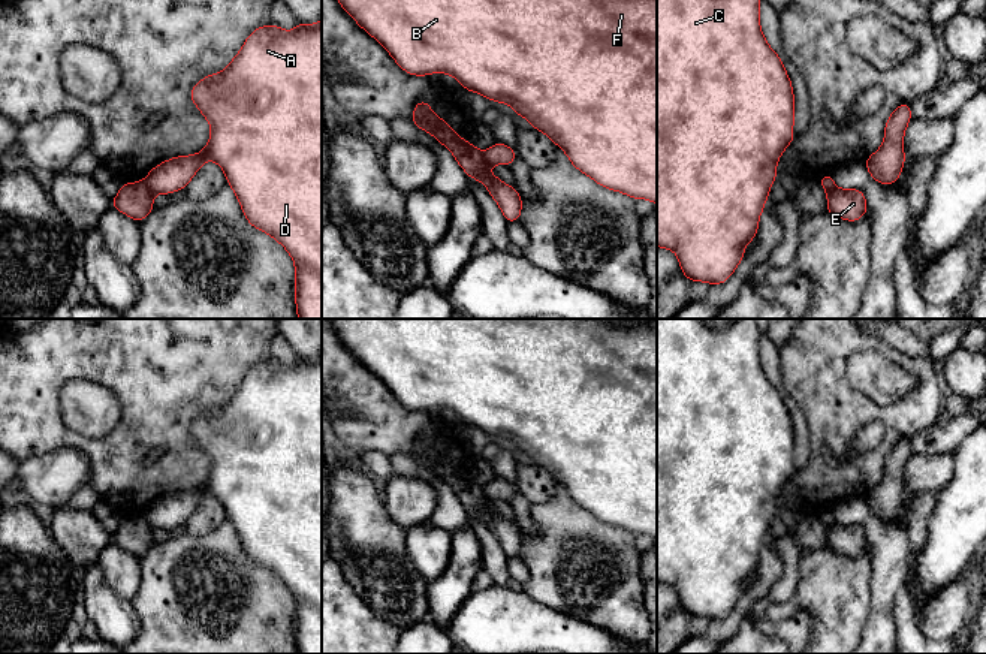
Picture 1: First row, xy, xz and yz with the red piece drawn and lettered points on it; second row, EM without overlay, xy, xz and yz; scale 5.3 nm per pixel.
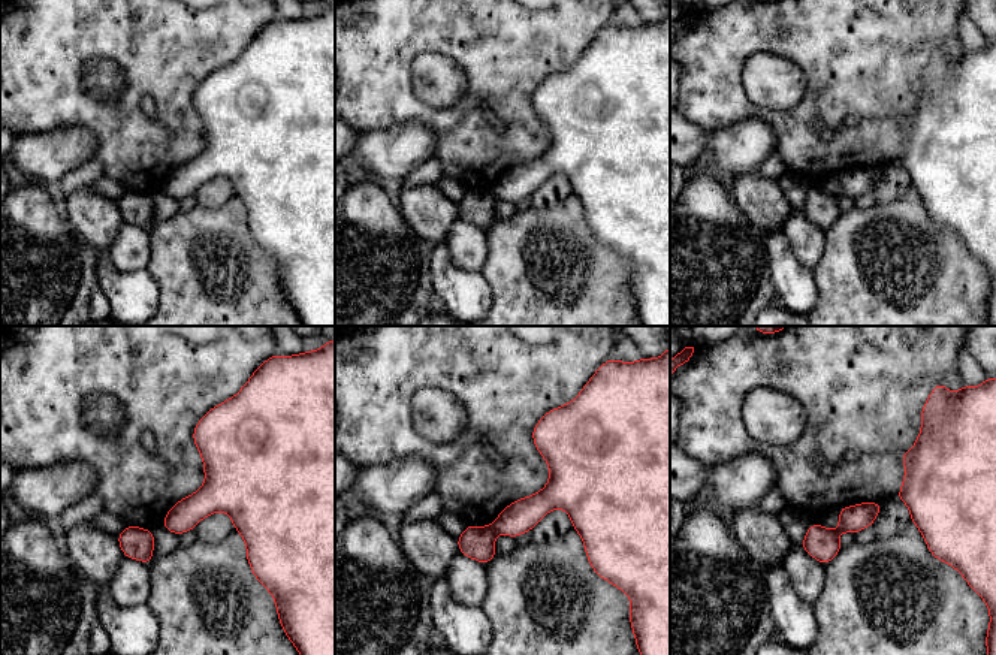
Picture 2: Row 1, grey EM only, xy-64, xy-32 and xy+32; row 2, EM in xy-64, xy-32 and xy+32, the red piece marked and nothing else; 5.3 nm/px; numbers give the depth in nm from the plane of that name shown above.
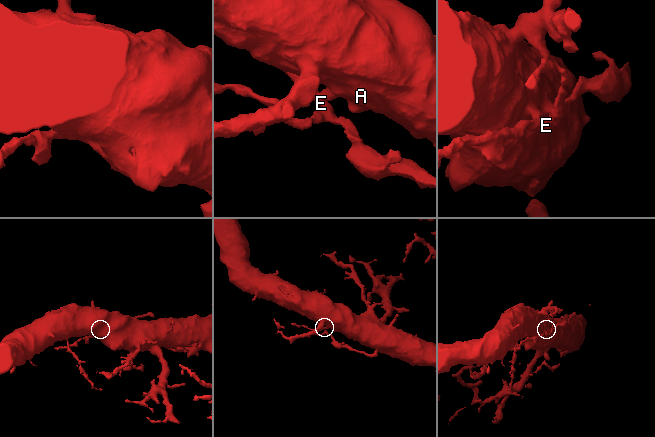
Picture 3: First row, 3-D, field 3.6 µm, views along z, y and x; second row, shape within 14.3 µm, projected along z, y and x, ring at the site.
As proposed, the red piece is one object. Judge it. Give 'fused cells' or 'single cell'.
fused cells

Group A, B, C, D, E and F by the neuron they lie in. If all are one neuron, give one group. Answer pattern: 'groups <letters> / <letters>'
groups A B C D F / E

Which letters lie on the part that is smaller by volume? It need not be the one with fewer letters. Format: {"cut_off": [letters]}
{"cut_off": ["E"]}

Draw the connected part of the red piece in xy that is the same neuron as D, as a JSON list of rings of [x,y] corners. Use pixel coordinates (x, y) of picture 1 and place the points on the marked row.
[[[322,18],[319,24],[298,22],[292,31],[286,31],[275,24],[262,25],[250,33],[244,40],[239,52],[232,58],[227,67],[220,73],[203,76],[190,91],[192,102],[197,106],[200,114],[208,120],[211,126],[211,135],[206,147],[190,156],[178,156],[156,165],[150,174],[144,178],[144,183],[153,195],[172,195],[177,190],[186,189],[186,186],[196,175],[199,168],[212,160],[221,166],[227,184],[235,192],[241,210],[247,221],[266,235],[271,235],[280,242],[295,262],[295,304],[298,319],[322,319]]]

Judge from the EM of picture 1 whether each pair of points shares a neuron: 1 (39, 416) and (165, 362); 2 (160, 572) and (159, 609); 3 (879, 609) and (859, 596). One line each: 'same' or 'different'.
1: same
2: same
3: different

